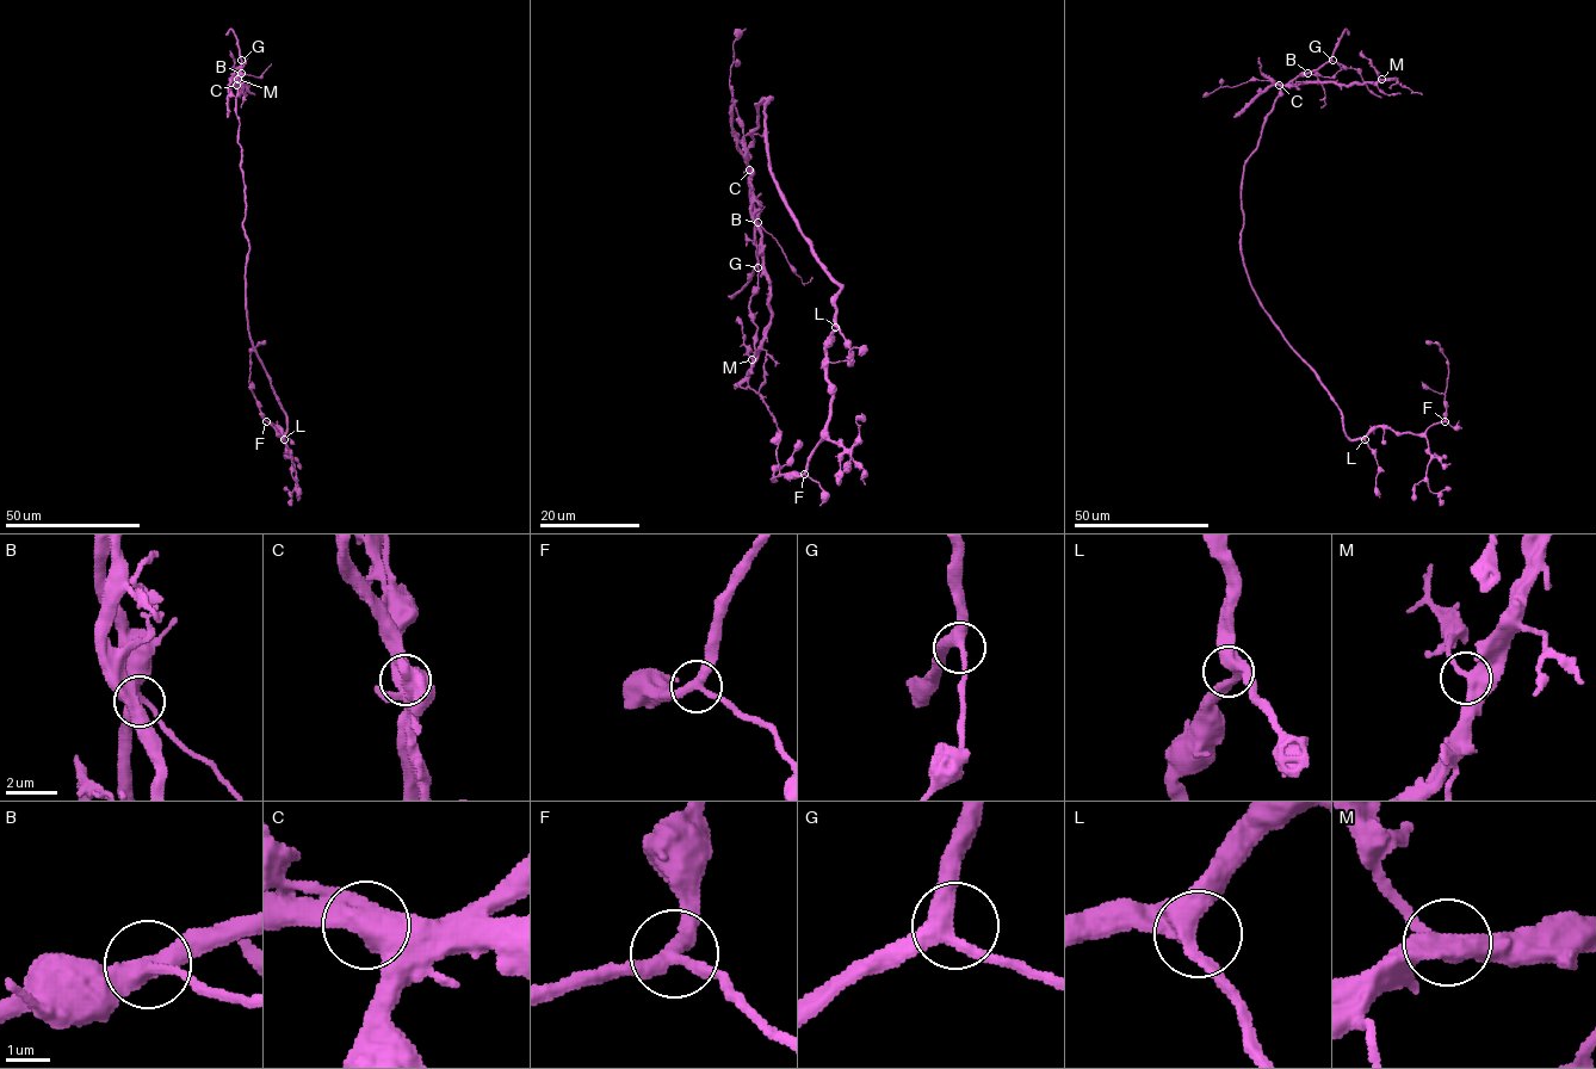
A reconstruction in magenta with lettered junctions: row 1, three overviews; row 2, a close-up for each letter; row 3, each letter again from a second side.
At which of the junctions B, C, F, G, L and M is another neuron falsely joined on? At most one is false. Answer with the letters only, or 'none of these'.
C

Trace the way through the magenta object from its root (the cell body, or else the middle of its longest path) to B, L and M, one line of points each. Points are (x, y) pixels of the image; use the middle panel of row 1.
B: (766, 130), (765, 106), (769, 98), (756, 104), (758, 125), (747, 150), (750, 202), (758, 222)
L: (766, 130), (768, 168), (789, 211), (824, 269), (841, 286), (834, 300), (835, 327)
M: (766, 130), (769, 98), (756, 104), (747, 150), (771, 313), (752, 359)

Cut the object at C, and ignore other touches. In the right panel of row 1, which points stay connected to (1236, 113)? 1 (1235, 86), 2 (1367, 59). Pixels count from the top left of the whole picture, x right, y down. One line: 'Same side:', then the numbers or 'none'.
Same side: 2

